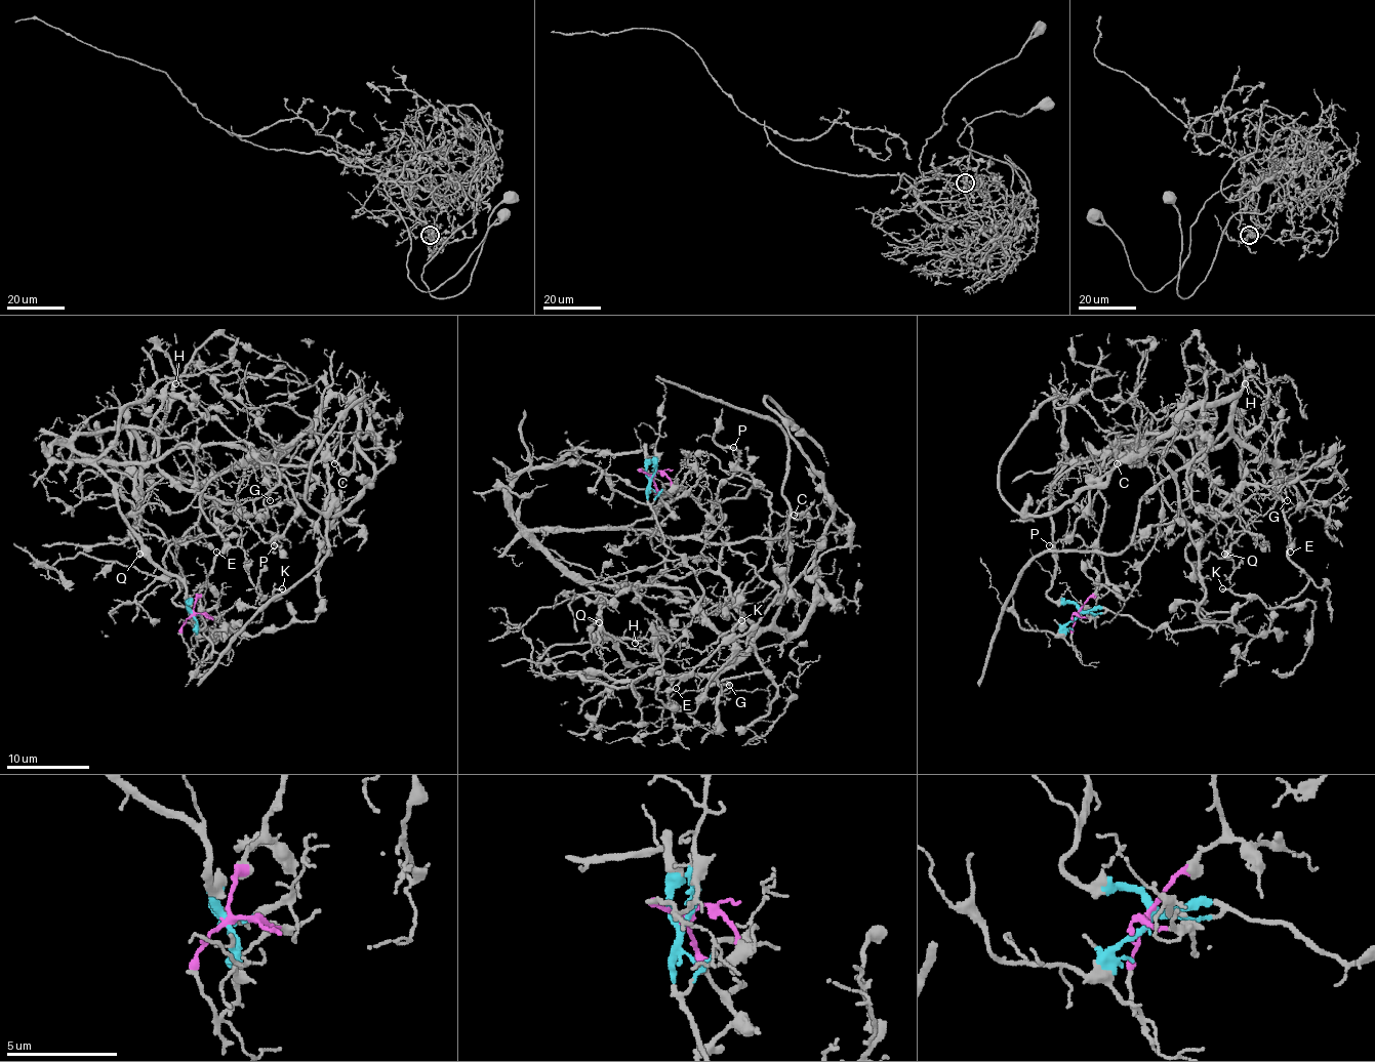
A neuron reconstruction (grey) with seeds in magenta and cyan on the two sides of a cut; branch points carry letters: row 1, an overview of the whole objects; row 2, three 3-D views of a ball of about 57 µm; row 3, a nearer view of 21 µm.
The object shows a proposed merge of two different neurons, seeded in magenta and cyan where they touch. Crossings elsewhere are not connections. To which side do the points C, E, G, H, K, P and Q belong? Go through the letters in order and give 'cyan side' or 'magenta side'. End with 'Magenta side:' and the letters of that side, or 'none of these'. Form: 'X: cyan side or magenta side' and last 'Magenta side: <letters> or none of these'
C: magenta side
E: magenta side
G: magenta side
H: magenta side
K: magenta side
P: cyan side
Q: cyan side
Magenta side: C, E, G, H, K

